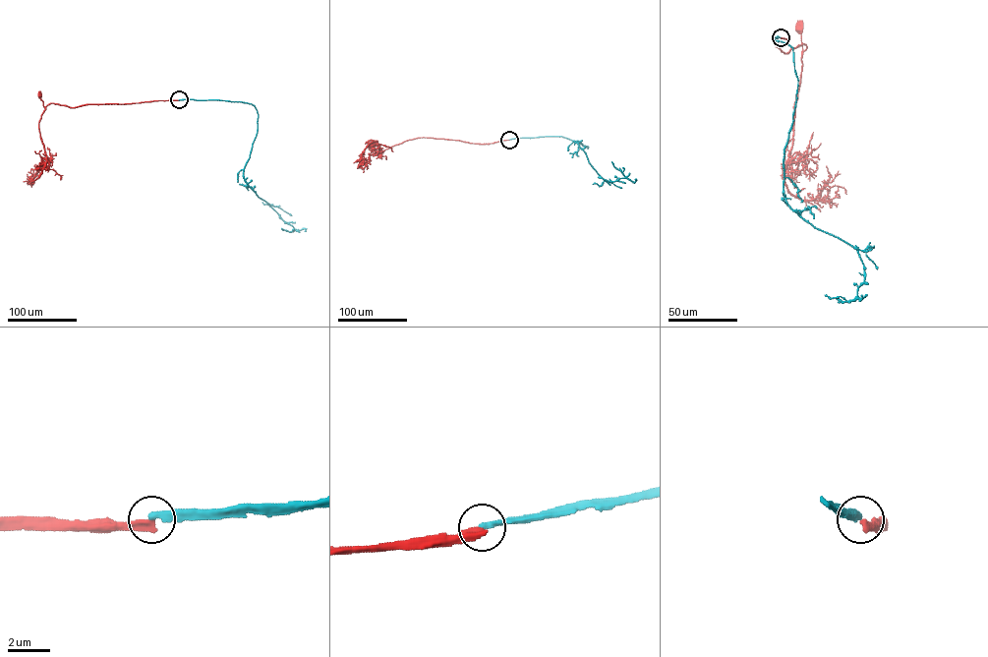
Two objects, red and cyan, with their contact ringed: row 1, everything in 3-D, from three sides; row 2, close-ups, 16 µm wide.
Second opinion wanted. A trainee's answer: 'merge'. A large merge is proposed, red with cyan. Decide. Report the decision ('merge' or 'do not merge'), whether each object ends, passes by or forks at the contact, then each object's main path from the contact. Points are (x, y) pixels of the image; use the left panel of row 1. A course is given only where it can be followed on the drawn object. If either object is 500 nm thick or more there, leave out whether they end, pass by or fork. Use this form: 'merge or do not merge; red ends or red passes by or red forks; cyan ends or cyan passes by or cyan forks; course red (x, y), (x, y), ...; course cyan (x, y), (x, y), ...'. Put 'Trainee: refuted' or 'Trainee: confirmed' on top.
Trainee: refuted
do not merge; red ends; cyan ends; course red (179, 99), (74, 107), (51, 103), (45, 107), (39, 95); course cyan (179, 99), (218, 99), (254, 106), (258, 131), (244, 178), (295, 229), (281, 228)

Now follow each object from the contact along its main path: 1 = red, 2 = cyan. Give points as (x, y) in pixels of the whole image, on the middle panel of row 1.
1: (509, 140), (480, 144), (419, 137), (378, 152), (370, 149)
2: (509, 140), (561, 136), (588, 149), (580, 142), (573, 141), (601, 178), (614, 181), (624, 178), (611, 161)

